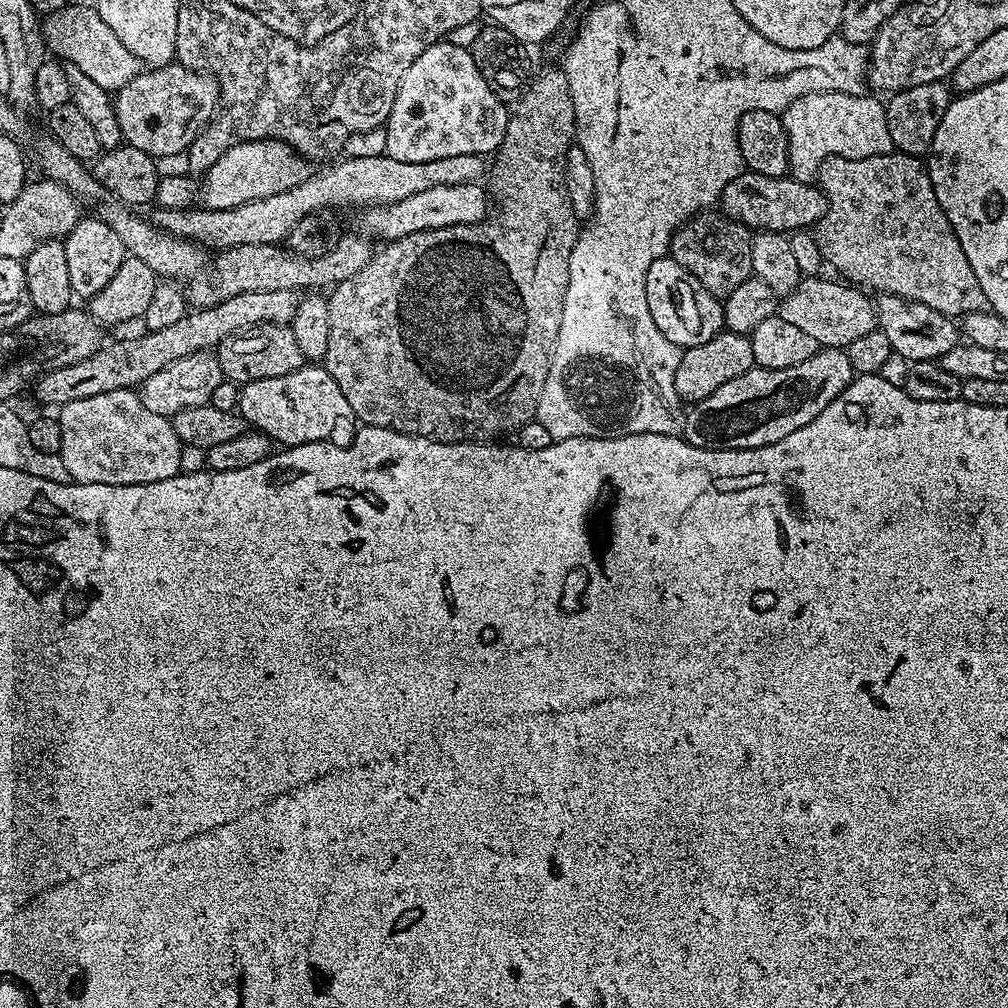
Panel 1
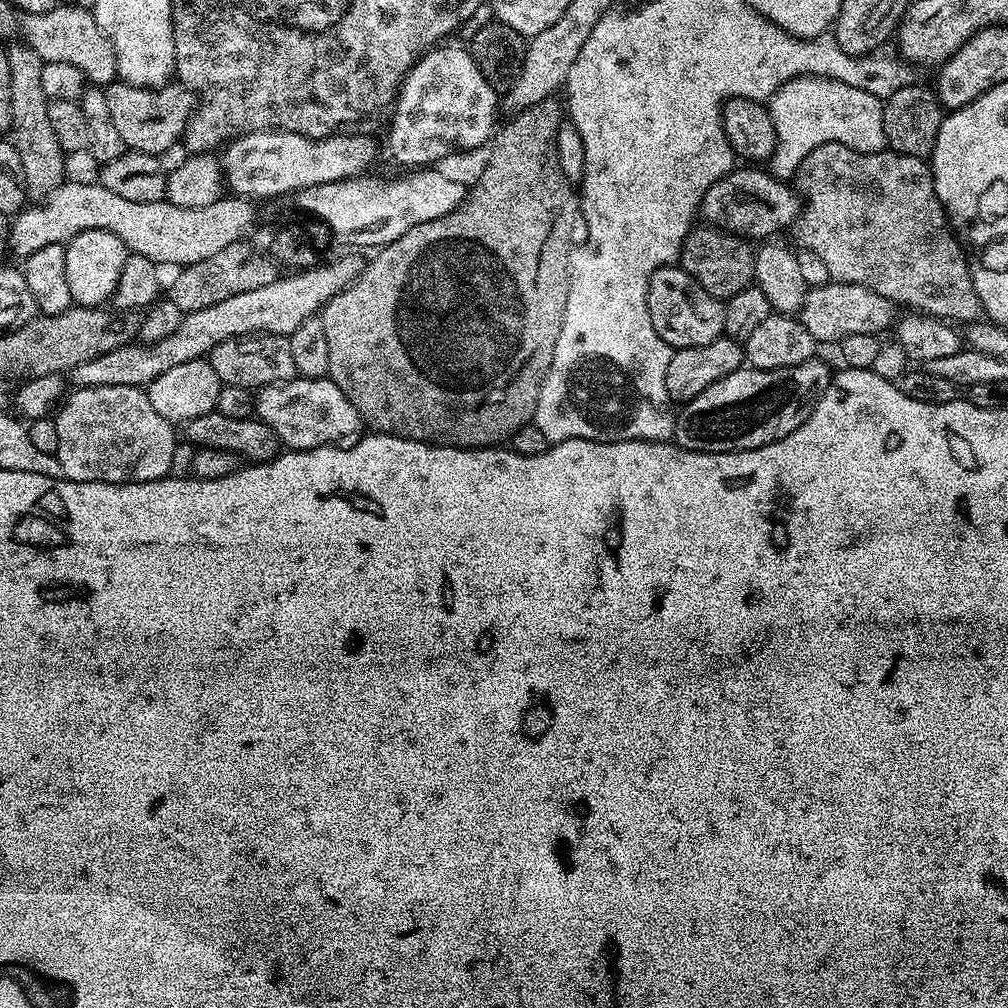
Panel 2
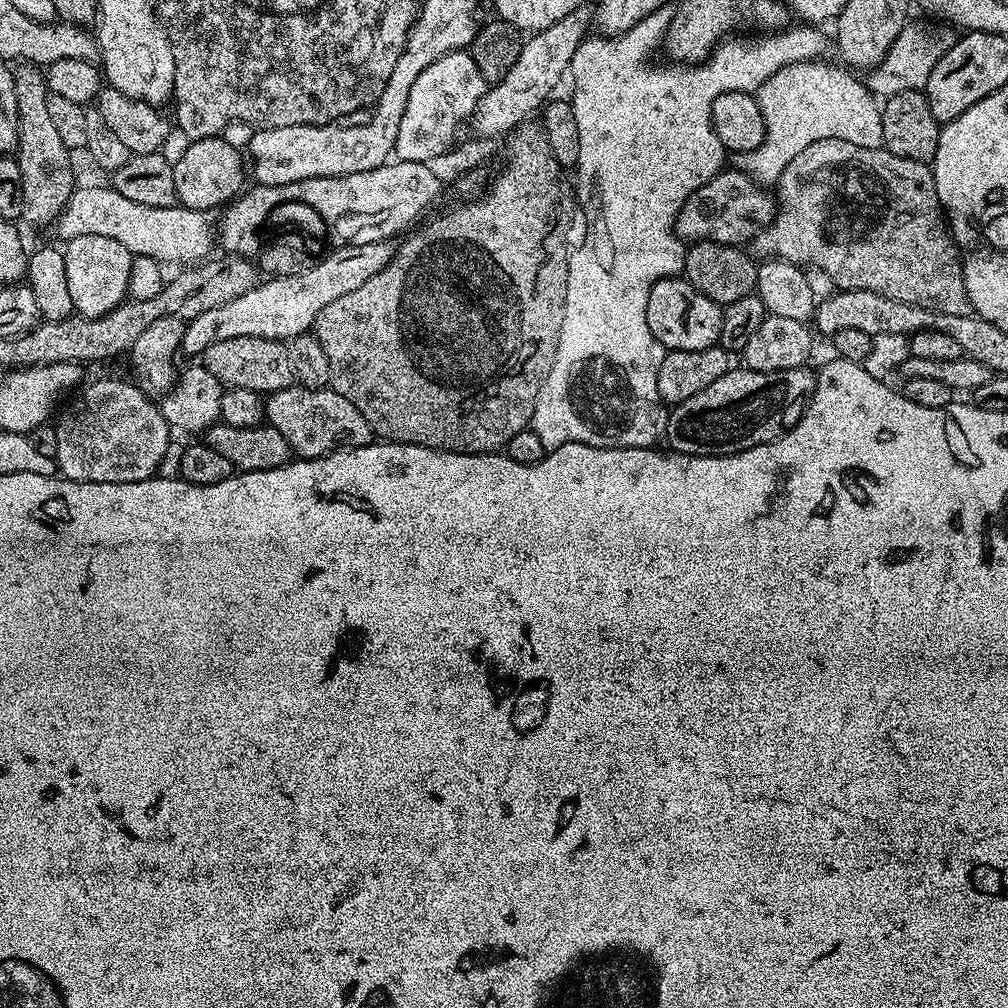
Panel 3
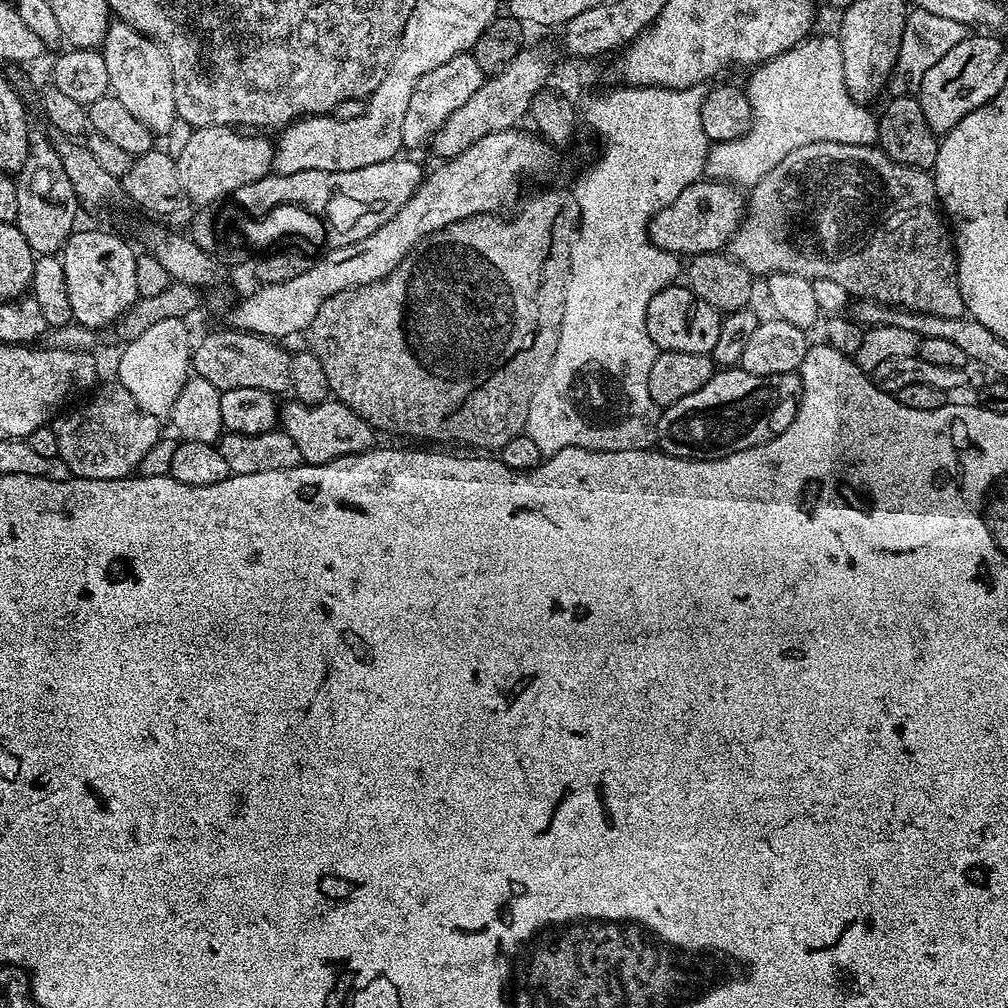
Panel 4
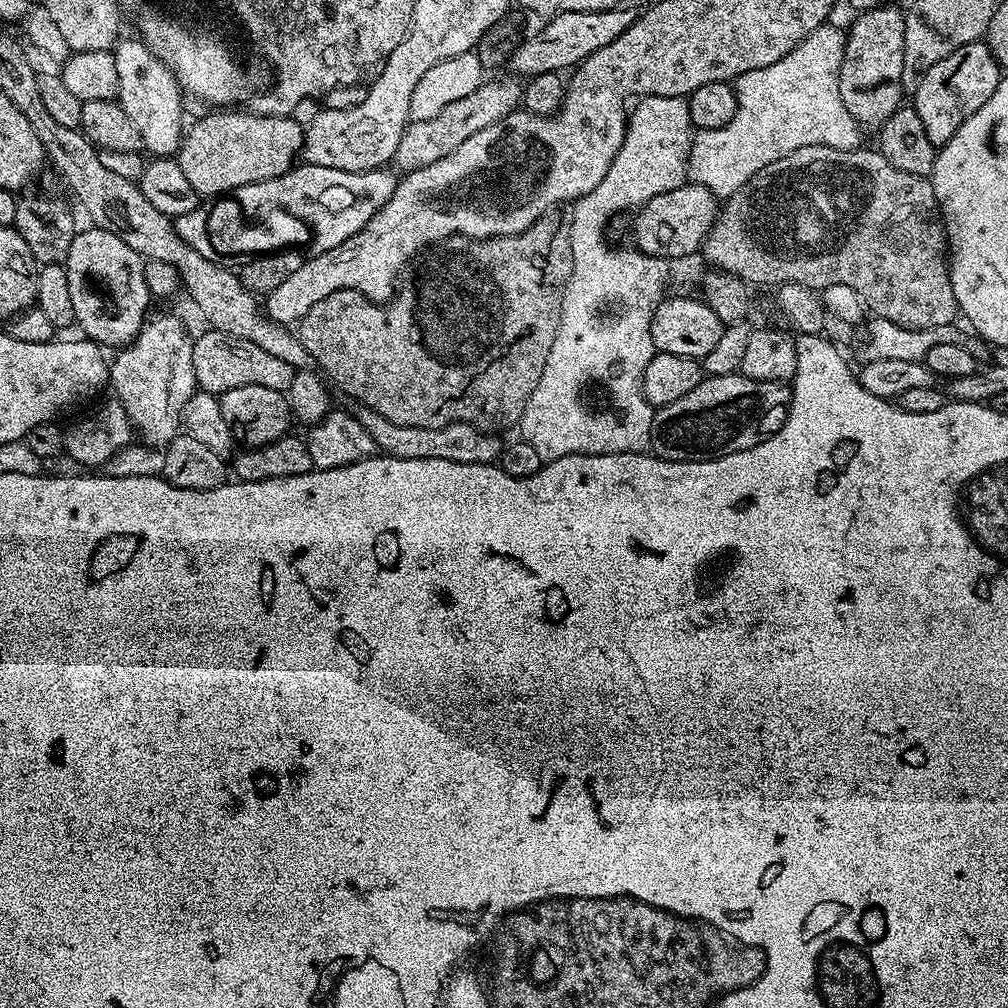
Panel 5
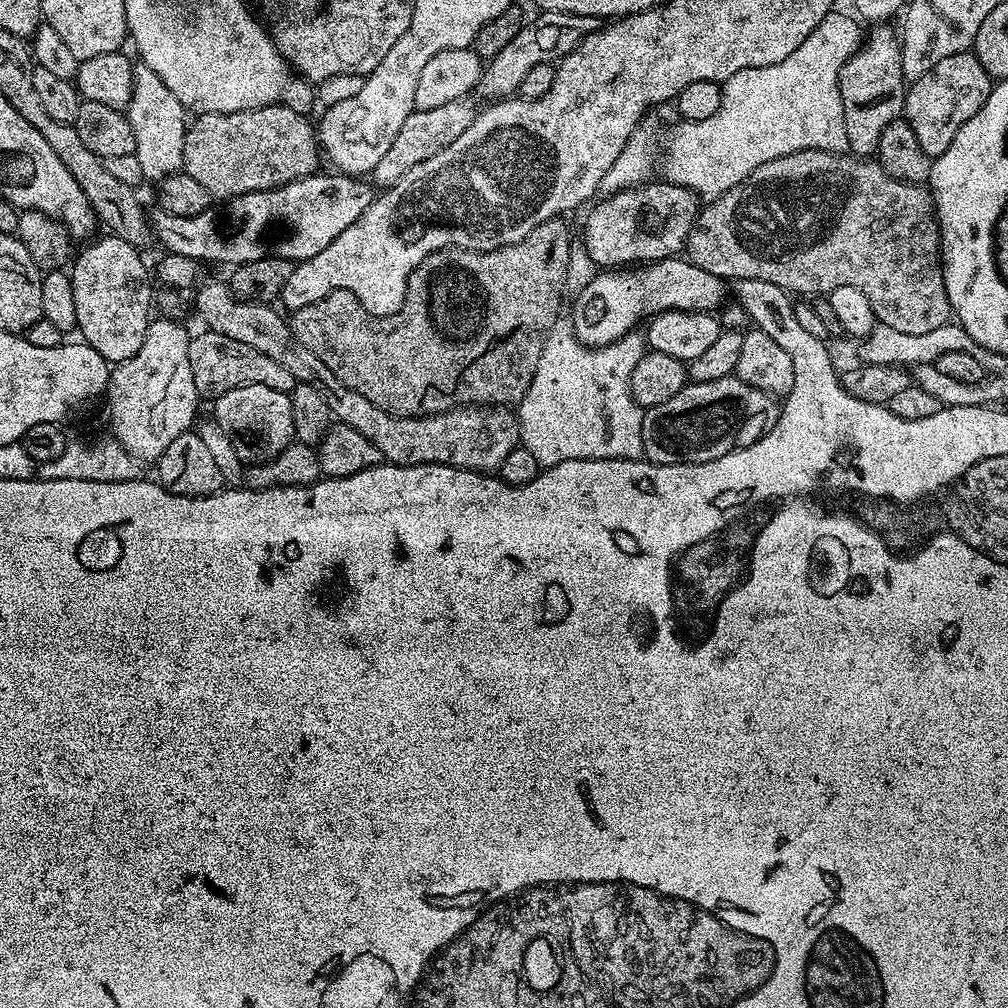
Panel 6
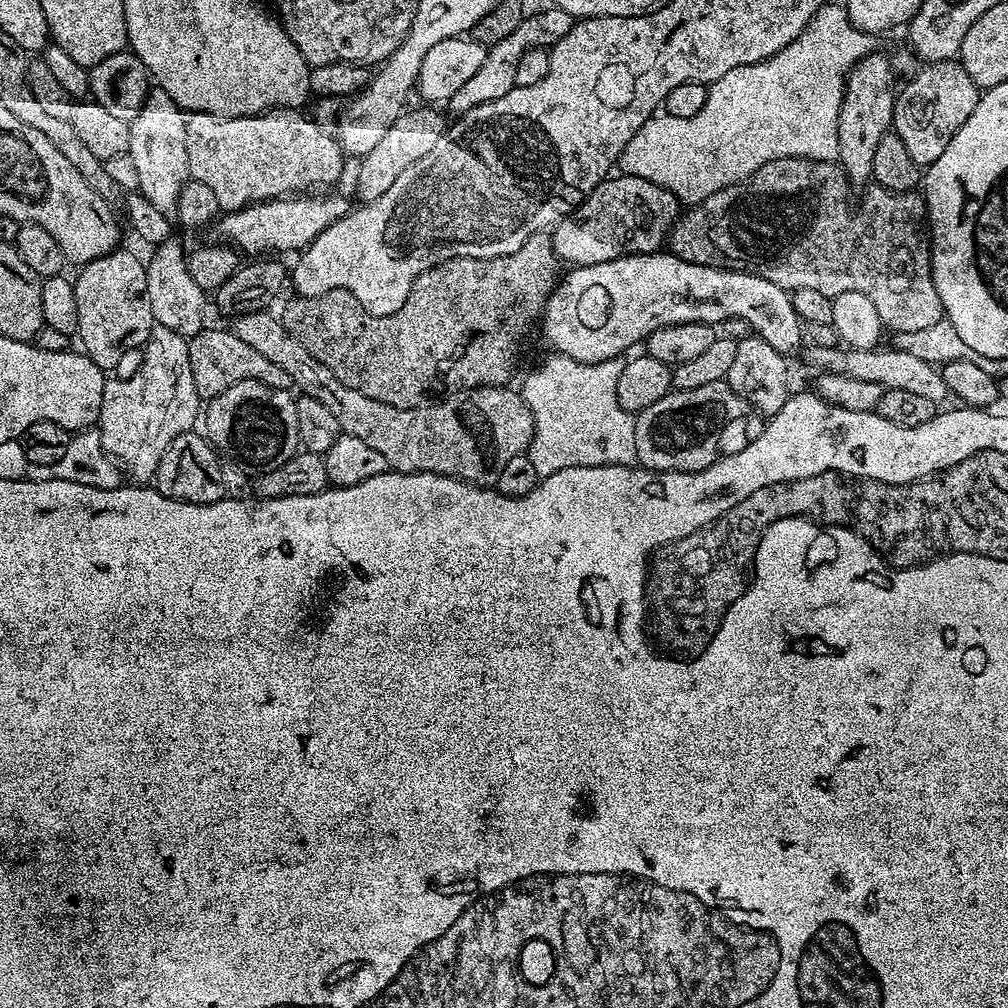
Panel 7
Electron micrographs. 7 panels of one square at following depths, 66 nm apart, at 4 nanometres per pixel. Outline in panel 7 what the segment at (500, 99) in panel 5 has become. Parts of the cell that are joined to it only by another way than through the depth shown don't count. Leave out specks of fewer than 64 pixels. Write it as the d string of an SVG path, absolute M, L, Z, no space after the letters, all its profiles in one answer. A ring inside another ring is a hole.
M436 106L420 107L424 108L409 107L394 121L390 130L386 130L378 146L374 146L370 154L359 157L360 169L356 172L356 192L361 196L361 201L382 198L382 194L386 194L386 190L390 190L391 184L398 179L398 174L402 174L402 170L409 166L414 166L414 162L418 162L418 158L423 158L438 143L438 138L442 138L446 127L445 113L440 113L436 109L439 107Z

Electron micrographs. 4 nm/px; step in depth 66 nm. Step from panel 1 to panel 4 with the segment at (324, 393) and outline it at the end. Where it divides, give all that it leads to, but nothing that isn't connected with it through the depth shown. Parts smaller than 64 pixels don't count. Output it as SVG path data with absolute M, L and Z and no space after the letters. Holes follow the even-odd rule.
M329 398L320 404L306 405L298 399L289 399L288 405L281 407L278 412L278 420L282 430L294 438L298 450L302 450L302 458L305 464L325 464L331 460L337 460L350 454L362 454L368 452L378 444L378 433L350 406L346 406L341 400Z

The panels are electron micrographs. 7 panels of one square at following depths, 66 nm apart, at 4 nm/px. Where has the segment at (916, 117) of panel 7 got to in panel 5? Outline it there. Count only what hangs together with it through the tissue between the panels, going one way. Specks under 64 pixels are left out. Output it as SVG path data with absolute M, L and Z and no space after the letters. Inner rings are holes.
M984 42L958 46L954 54L930 66L930 70L926 70L926 74L918 82L910 100L918 118L922 118L926 138L930 138L930 142L937 146L950 142L958 126L962 126L962 122L966 122L966 118L970 118L974 110L982 110L982 106L986 106L990 94L998 90L1001 75L1000 63L996 61L994 54Z

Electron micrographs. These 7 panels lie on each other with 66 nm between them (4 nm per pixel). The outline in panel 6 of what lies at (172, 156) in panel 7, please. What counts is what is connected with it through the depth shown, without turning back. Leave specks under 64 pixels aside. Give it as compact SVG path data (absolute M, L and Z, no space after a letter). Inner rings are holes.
M137 63L134 68L134 90L126 109L130 126L136 139L136 157L142 165L145 181L159 182L181 171L184 166L184 133L186 131L186 109L154 70Z

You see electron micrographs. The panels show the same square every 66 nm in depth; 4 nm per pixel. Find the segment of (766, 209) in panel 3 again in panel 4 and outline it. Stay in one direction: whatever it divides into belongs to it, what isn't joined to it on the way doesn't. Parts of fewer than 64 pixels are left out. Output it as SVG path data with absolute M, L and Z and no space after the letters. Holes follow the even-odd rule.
M695 180L670 206L652 217L648 237L662 250L675 252L681 258L691 258L703 252L718 252L727 247L746 211L746 196L735 184L722 180Z

